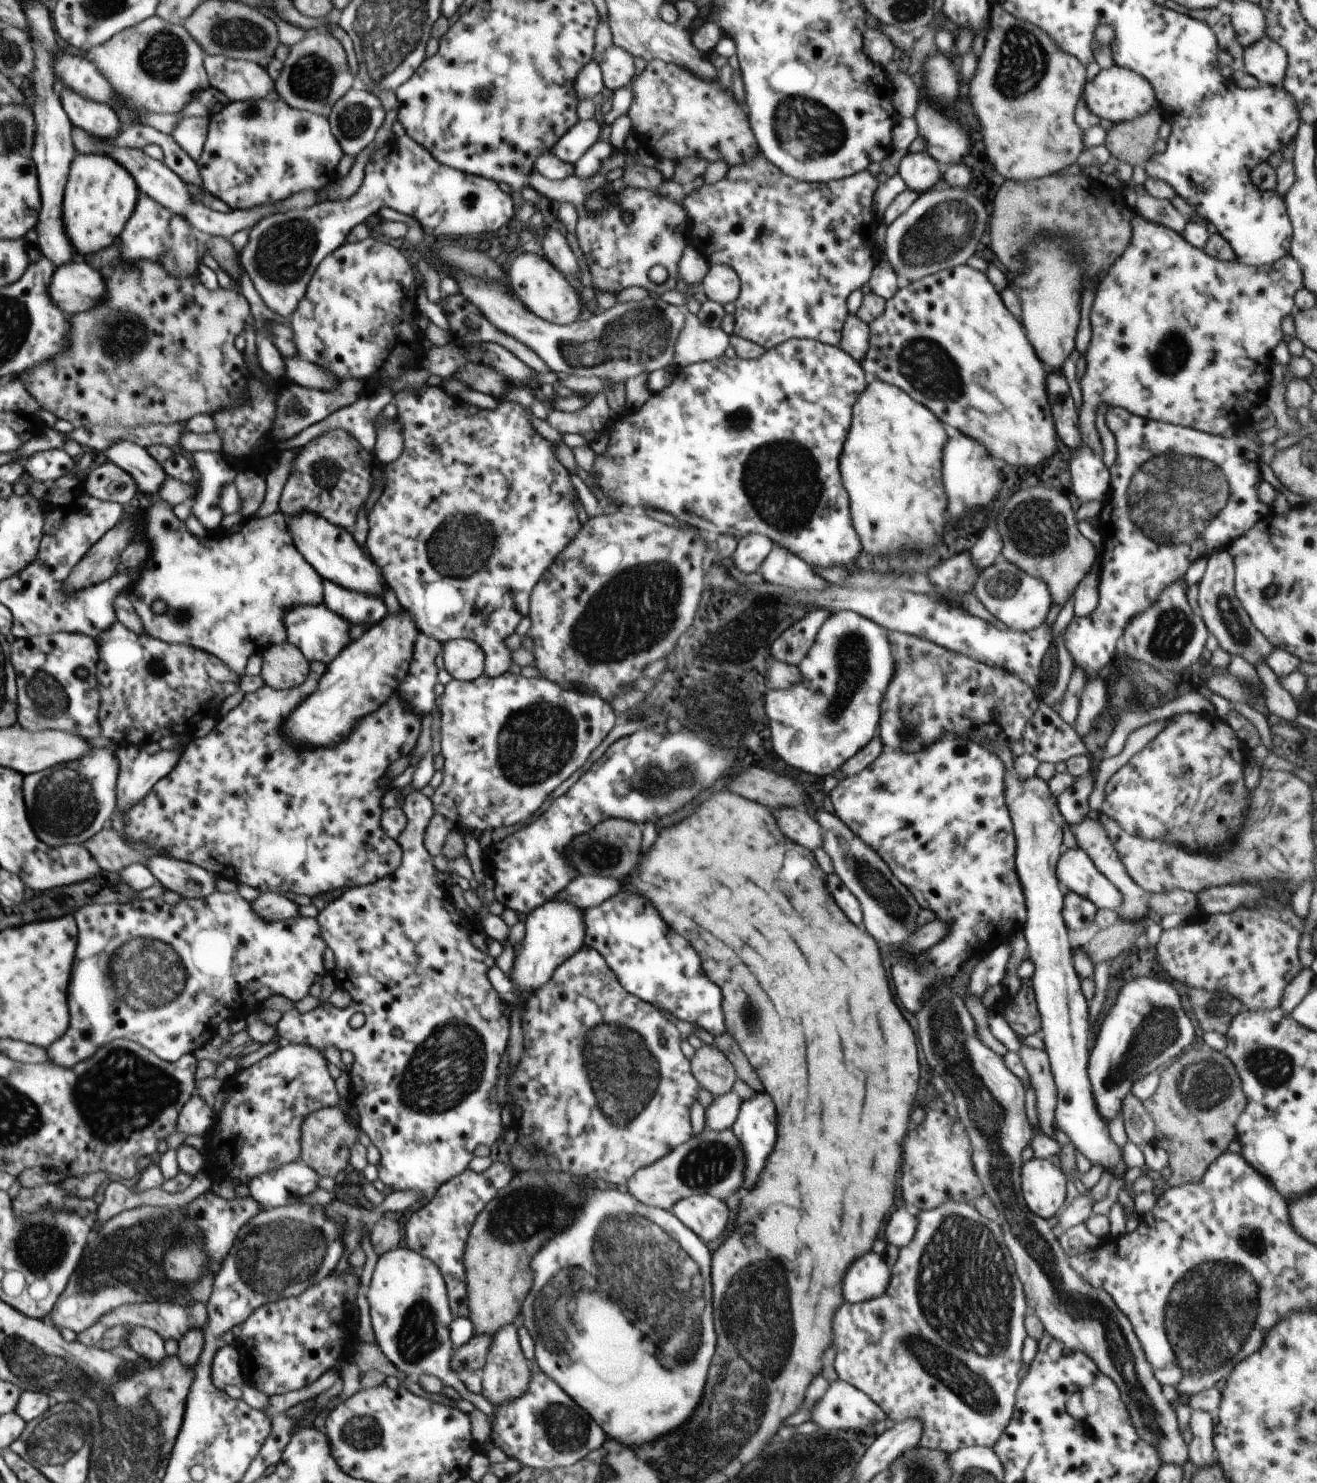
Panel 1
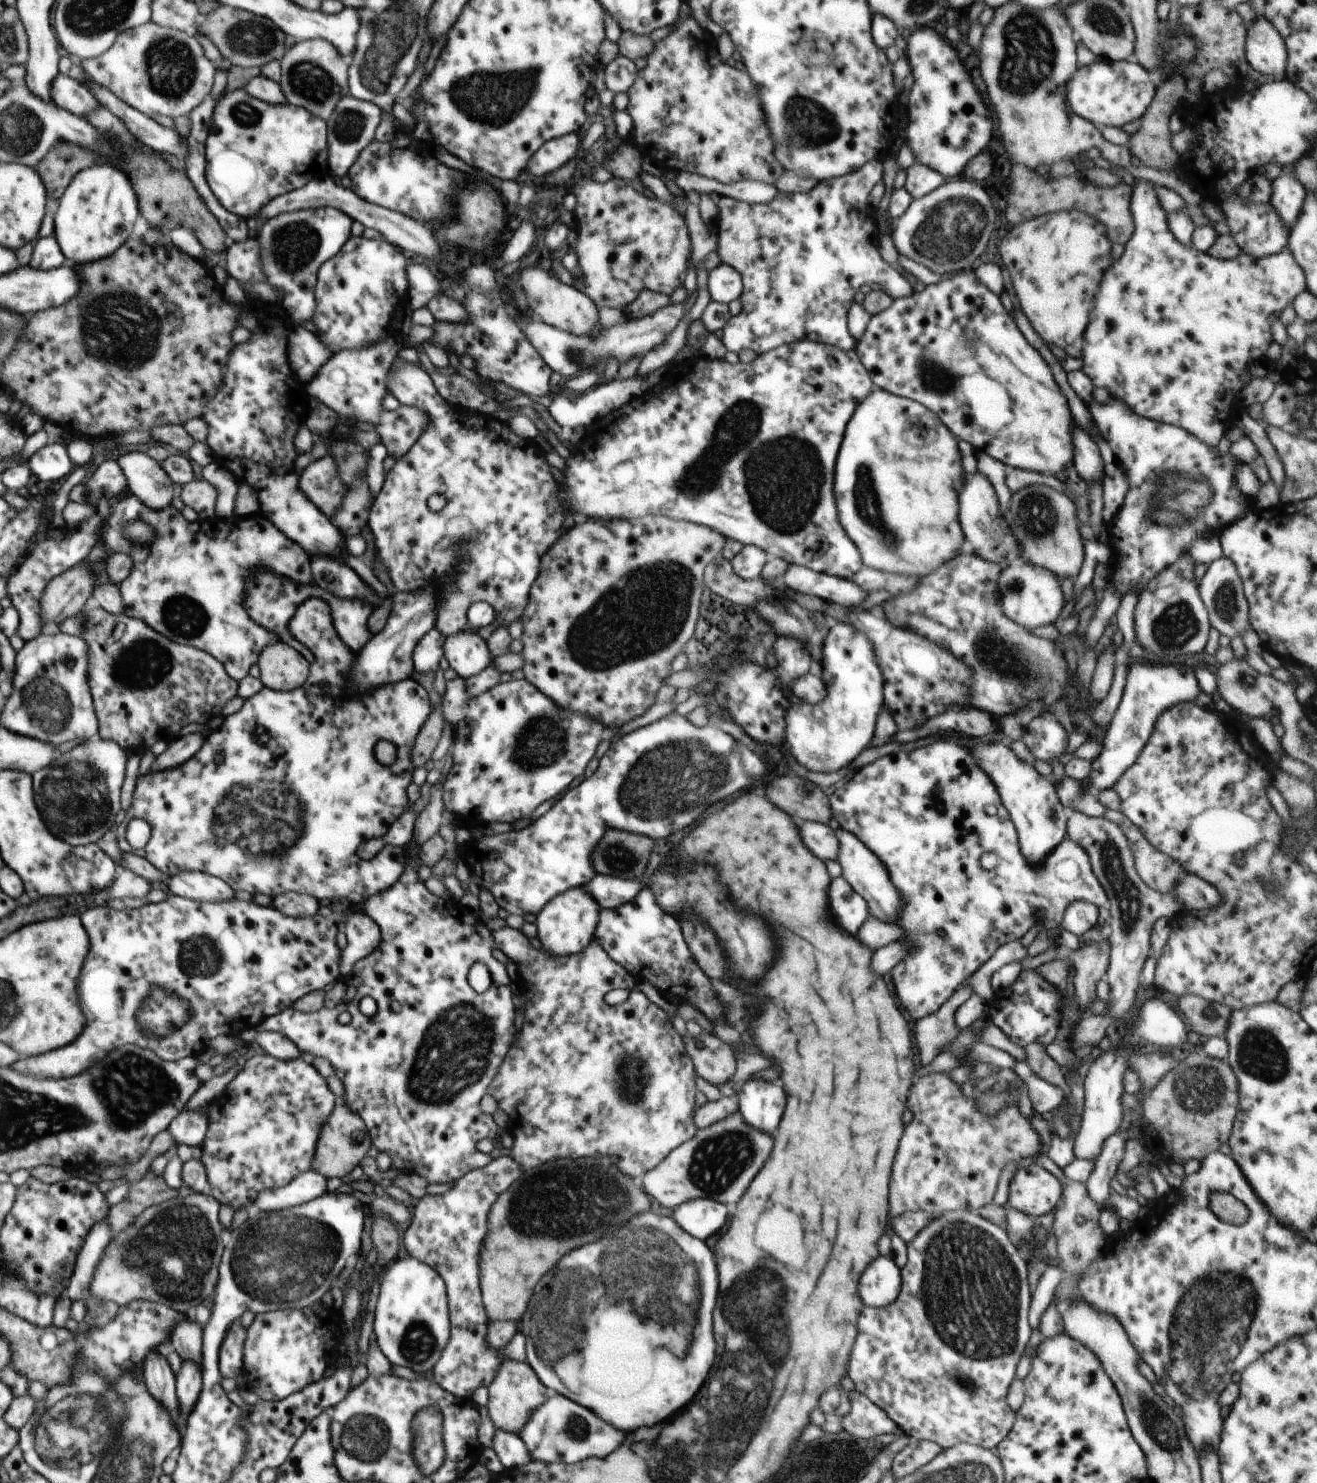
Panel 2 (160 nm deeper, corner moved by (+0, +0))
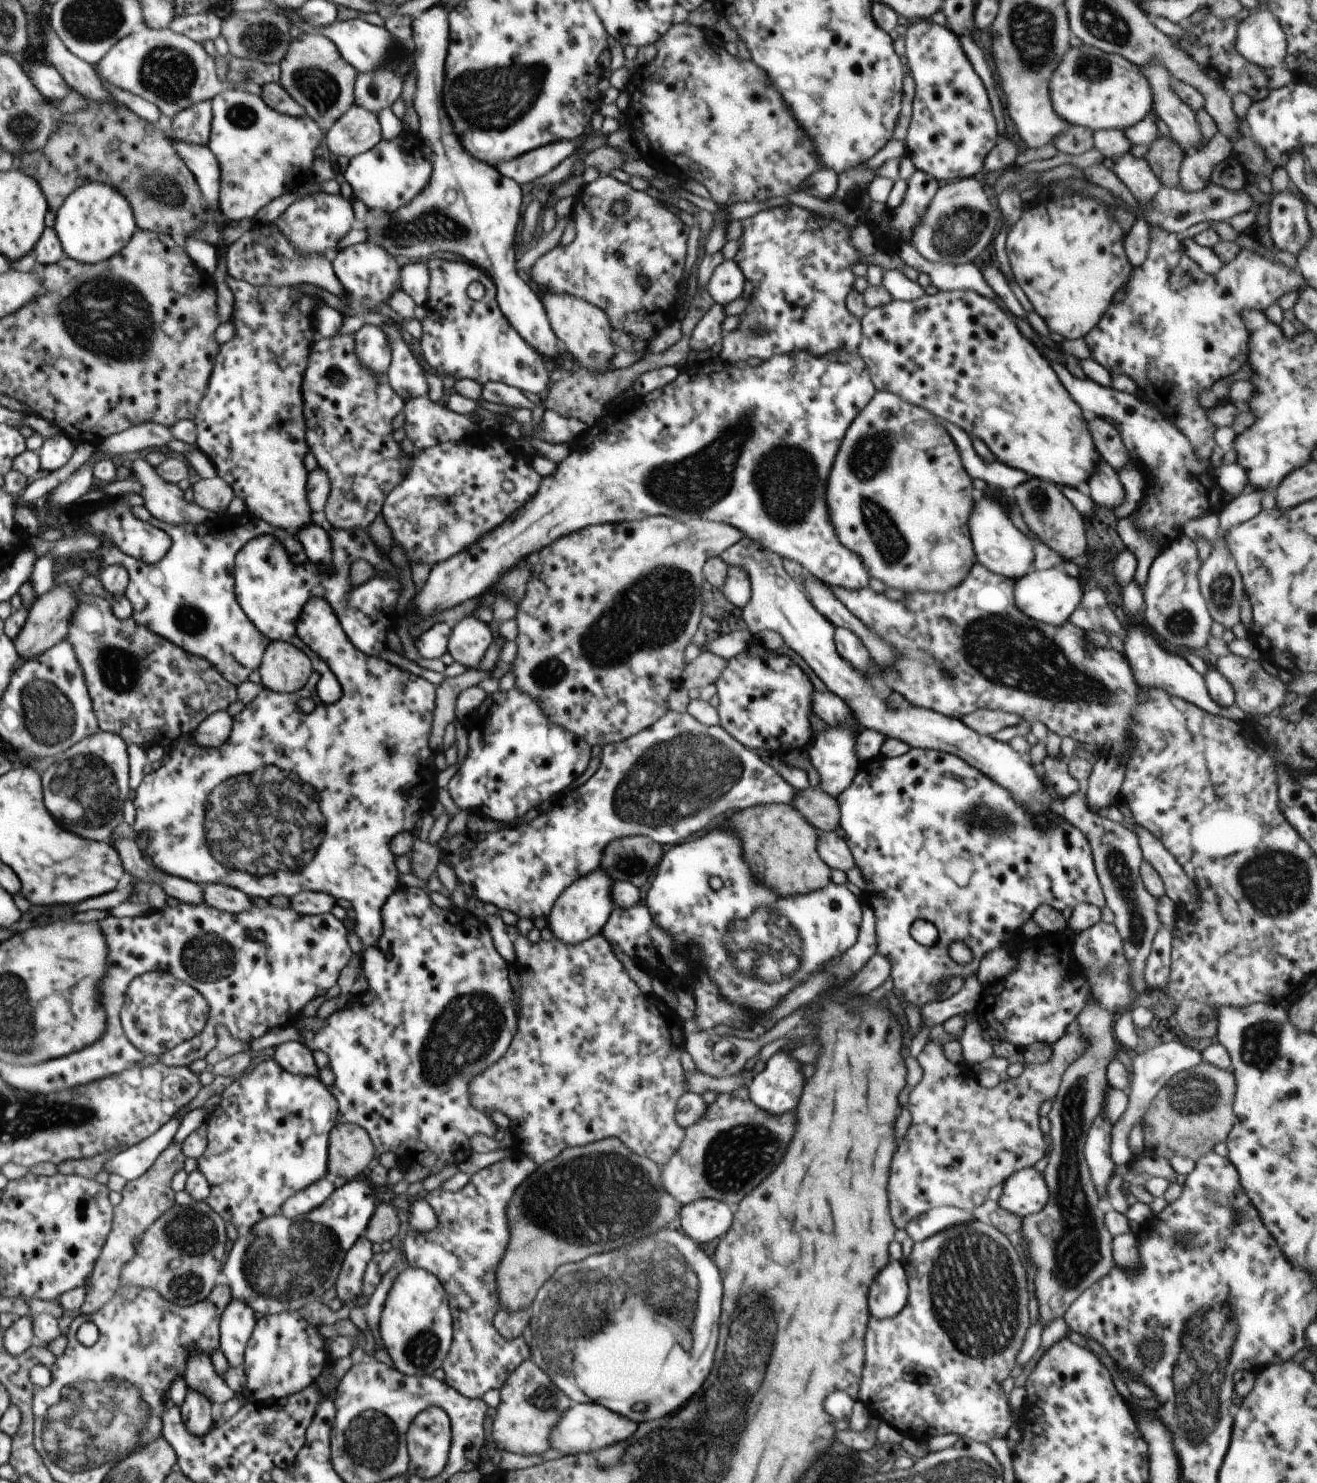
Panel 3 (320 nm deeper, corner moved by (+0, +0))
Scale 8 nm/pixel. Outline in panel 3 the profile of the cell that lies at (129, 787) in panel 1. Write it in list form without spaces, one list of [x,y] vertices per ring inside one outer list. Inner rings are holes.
[[[218,711],[201,722],[201,726],[190,736],[205,747],[219,747],[230,736],[234,717],[228,711]]]

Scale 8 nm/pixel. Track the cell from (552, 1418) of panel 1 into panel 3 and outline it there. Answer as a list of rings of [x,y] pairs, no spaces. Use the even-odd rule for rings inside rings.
[[[578,1403],[572,1405],[555,1425],[550,1437],[551,1448],[566,1452],[568,1455],[597,1451],[612,1446],[620,1440],[630,1438],[636,1432],[636,1428],[638,1428],[636,1422],[632,1422],[626,1416],[620,1416],[600,1404]]]

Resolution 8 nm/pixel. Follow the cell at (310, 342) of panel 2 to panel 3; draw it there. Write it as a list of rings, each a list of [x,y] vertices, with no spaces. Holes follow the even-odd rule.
[[[355,334],[317,338],[311,346],[301,388],[306,442],[319,468],[326,471],[331,482],[330,494],[323,508],[324,514],[332,527],[346,530],[370,527],[376,516],[382,513],[386,497],[404,480],[413,462],[412,456],[406,454],[401,444],[392,437],[395,431],[392,420],[406,406],[406,400],[394,392],[386,372],[375,373],[361,363],[355,351]]]

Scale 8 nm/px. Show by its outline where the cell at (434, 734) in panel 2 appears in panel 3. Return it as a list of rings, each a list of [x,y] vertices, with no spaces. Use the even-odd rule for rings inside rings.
[[[470,668],[466,669],[464,674],[444,677],[443,681],[435,687],[435,711],[431,737],[429,738],[429,745],[432,750],[442,751],[444,730],[448,724],[455,721],[455,706],[460,693],[476,687],[483,678],[490,678],[488,671],[482,672],[476,668]]]

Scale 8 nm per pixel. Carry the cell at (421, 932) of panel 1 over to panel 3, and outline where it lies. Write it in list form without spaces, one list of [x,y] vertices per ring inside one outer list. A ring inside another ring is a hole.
[[[398,887],[386,901],[381,910],[382,934],[380,938],[360,953],[363,958],[362,974],[367,978],[369,987],[359,997],[353,997],[342,1010],[332,1013],[328,1017],[328,1026],[320,1032],[298,1030],[305,1038],[305,1045],[311,1050],[321,1050],[329,1056],[329,1066],[334,1075],[334,1082],[328,1090],[334,1095],[339,1110],[338,1122],[352,1123],[366,1129],[374,1143],[378,1154],[394,1153],[398,1163],[406,1168],[414,1164],[421,1164],[430,1168],[430,1174],[436,1174],[445,1166],[459,1165],[468,1160],[473,1153],[470,1139],[476,1133],[484,1133],[492,1137],[498,1126],[494,1124],[483,1110],[472,1106],[469,1099],[469,1082],[477,1074],[492,1066],[499,1058],[506,1054],[517,1029],[517,1008],[515,1007],[515,991],[510,985],[508,970],[510,965],[496,951],[492,942],[492,935],[486,922],[482,922],[468,911],[460,907],[440,908],[434,905],[429,894],[420,887]]]

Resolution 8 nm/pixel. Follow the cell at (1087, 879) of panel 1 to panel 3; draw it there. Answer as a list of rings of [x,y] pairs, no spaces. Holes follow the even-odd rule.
[[[912,747],[902,756],[894,758],[878,756],[861,762],[852,784],[840,794],[837,801],[841,814],[839,826],[846,832],[844,838],[852,851],[855,866],[860,869],[864,877],[865,901],[873,908],[876,915],[877,953],[886,957],[892,964],[891,974],[894,978],[894,986],[902,990],[903,997],[907,1001],[920,1008],[924,1003],[936,1002],[935,999],[941,995],[936,990],[941,979],[950,979],[952,976],[962,976],[965,979],[968,975],[977,972],[980,961],[986,953],[1002,946],[1008,947],[1008,944],[1014,940],[1014,934],[1022,929],[1039,906],[1049,904],[1052,908],[1062,912],[1064,908],[1068,906],[1074,908],[1078,903],[1092,903],[1100,908],[1107,905],[1086,835],[1062,816],[1052,819],[1044,826],[1037,823],[1035,818],[1013,797],[1013,794],[1006,790],[1006,787],[1000,786],[959,756],[934,749]],[[916,920],[928,920],[936,926],[939,935],[937,941],[931,946],[918,943],[910,935],[910,928]],[[952,942],[964,942],[972,952],[972,961],[964,965],[956,963],[948,955],[948,947]]]

